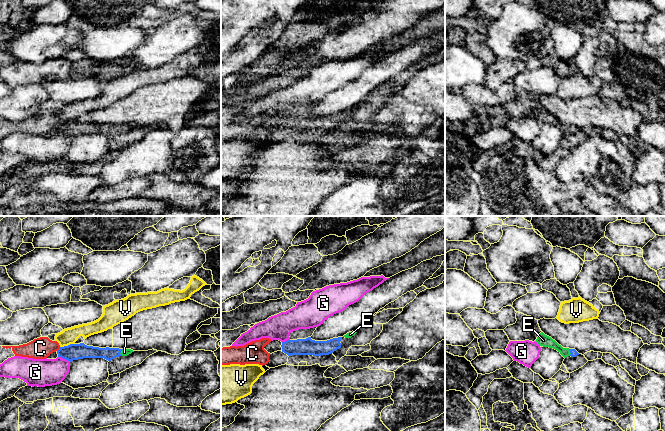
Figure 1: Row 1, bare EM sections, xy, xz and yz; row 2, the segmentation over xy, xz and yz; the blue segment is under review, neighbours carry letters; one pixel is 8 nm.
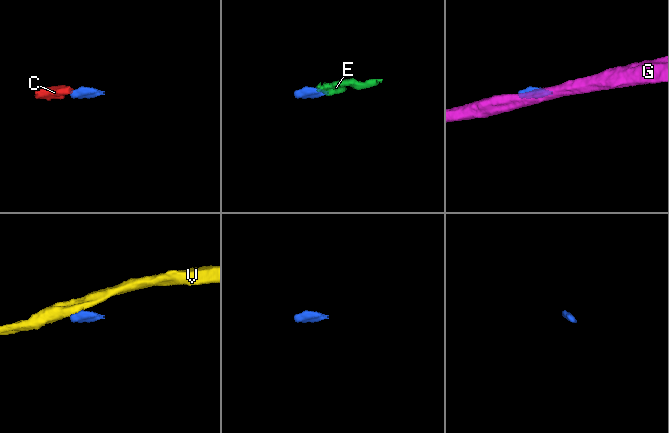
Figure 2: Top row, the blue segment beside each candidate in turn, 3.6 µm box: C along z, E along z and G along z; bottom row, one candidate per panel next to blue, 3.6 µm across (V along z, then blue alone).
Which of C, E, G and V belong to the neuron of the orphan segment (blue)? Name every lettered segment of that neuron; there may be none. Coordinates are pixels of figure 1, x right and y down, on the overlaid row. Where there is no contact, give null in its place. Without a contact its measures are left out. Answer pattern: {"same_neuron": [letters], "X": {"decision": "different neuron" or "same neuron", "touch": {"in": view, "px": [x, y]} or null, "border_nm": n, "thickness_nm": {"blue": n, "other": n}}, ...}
{"same_neuron": ["E"], "C": {"decision": "different neuron", "touch": {"in": "xy", "px": [59, 349]}, "border_nm": 50, "thickness_nm": {"blue": 130, "other": 170}}, "E": {"decision": "same neuron", "touch": {"in": "xy", "px": [120, 352]}, "border_nm": 60, "thickness_nm": {"blue": 100, "other": 60}}, "G": {"decision": "different neuron", "touch": {"in": "xy", "px": [64, 358]}, "border_nm": 110, "thickness_nm": {"blue": 130, "other": 220}}, "V": {"decision": "different neuron", "touch": {"in": "xy", "px": [68, 345]}, "border_nm": 120, "thickness_nm": {"blue": 130, "other": 130}}}

